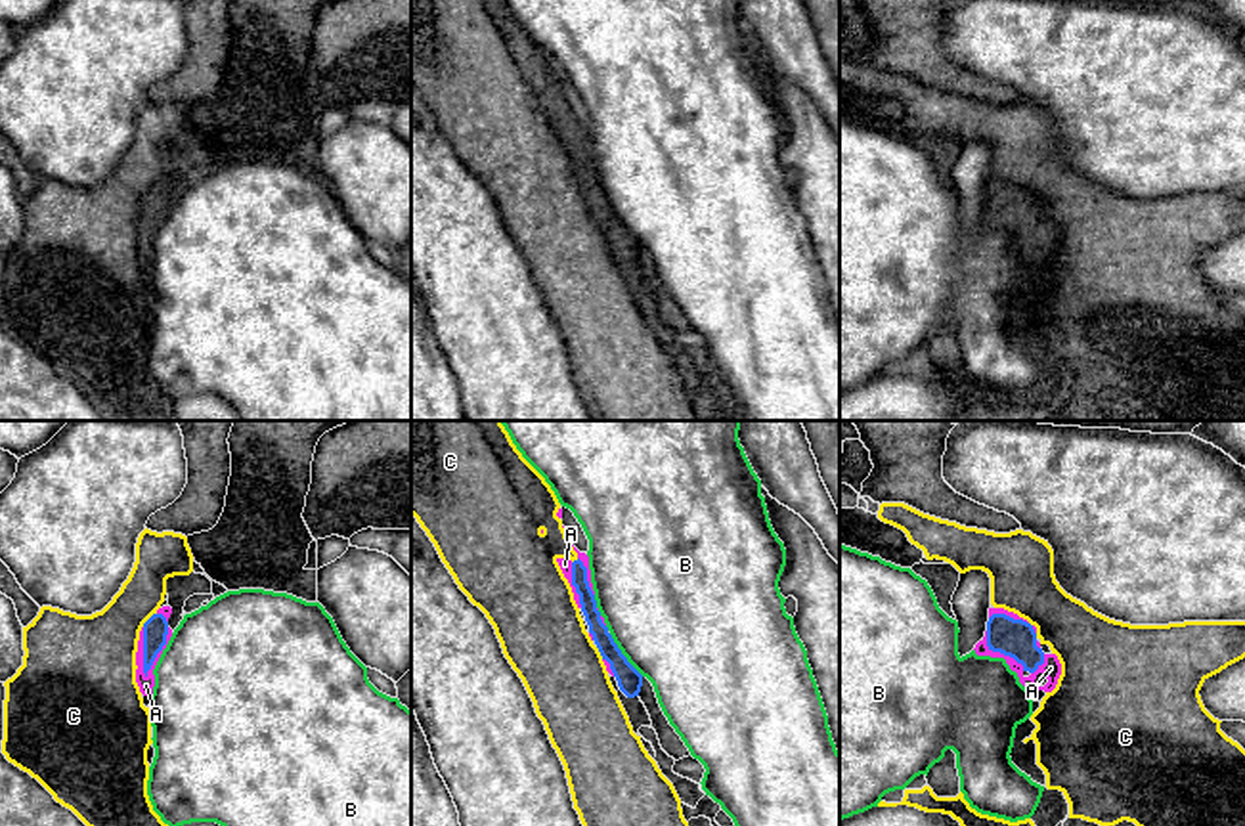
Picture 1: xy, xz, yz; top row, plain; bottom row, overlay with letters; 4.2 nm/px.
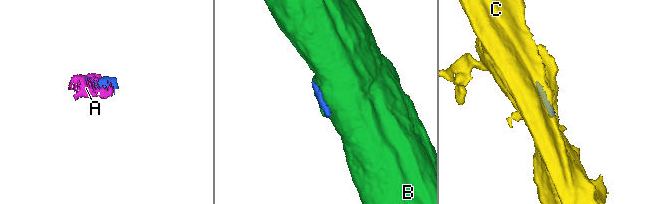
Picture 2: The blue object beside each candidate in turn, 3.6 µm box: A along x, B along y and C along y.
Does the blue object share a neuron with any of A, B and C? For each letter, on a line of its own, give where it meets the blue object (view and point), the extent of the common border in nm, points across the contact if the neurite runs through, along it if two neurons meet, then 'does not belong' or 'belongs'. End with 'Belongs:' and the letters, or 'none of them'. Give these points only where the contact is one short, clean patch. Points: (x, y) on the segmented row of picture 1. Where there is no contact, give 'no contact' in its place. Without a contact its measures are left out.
A: meets blue in xy at (159, 651); contact 240 nm long; belongs
B: meets blue in xz at (622, 654); contact 240 nm long; border along xz (609, 633), (620, 652), (643, 675); does not belong
C: meets blue in xy at (148, 620); contact 90 nm long; border along xy (155, 612), (142, 626); does not belong
Belongs: A

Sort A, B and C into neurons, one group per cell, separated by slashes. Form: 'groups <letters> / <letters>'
groups A / B / C

